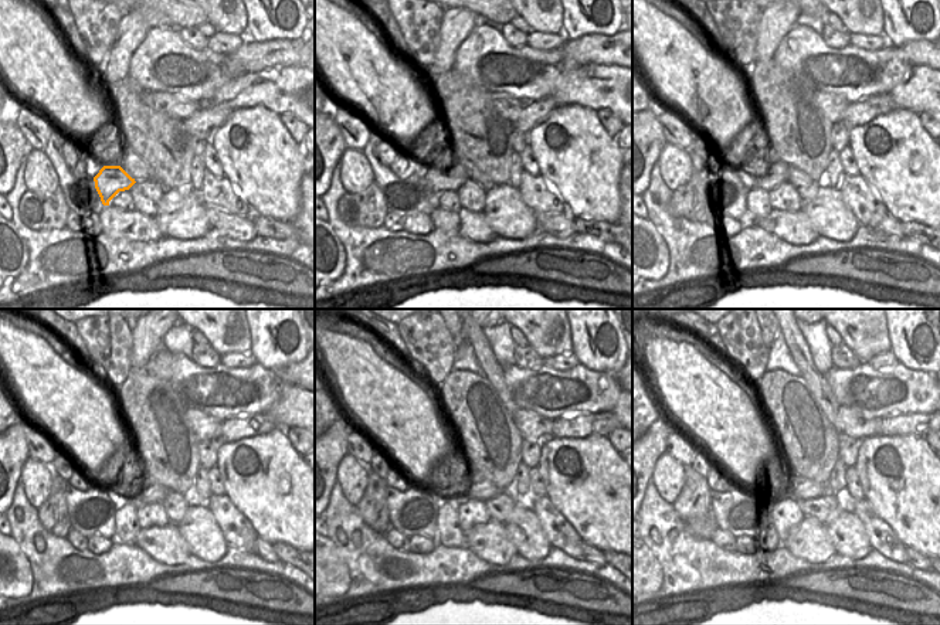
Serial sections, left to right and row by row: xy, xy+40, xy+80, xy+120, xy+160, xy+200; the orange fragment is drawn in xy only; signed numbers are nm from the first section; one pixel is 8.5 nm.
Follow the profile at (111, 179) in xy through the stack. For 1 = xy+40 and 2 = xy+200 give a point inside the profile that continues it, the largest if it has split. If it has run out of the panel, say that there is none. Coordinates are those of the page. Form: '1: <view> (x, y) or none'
1: xy+40 (437, 179)
2: xy+200 (803, 489)

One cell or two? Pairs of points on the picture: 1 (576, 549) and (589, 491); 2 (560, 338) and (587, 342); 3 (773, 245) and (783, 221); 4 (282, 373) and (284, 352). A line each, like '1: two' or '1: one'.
1: two
2: two
3: two
4: two

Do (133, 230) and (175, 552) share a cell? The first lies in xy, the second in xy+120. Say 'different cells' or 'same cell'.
same cell

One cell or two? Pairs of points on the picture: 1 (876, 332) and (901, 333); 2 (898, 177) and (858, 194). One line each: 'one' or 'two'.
1: two
2: two

